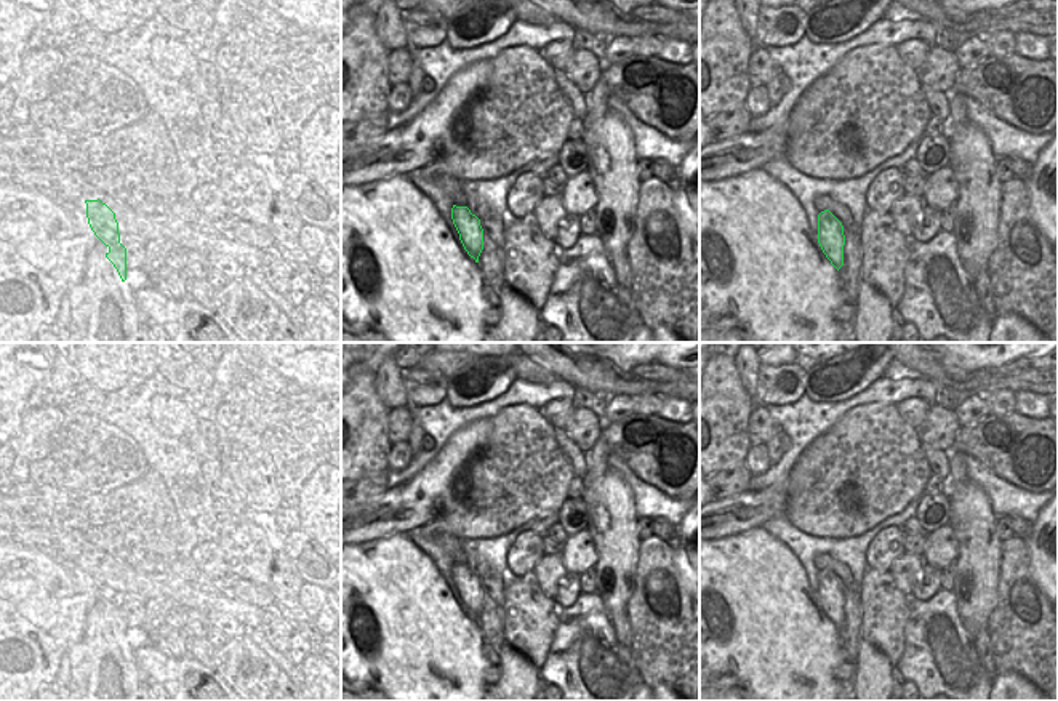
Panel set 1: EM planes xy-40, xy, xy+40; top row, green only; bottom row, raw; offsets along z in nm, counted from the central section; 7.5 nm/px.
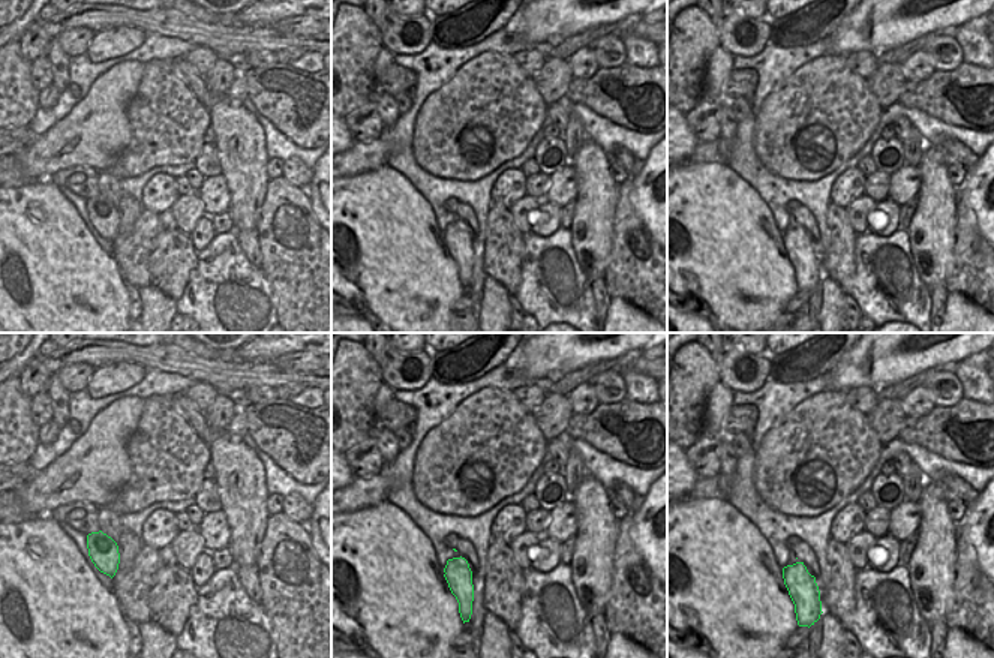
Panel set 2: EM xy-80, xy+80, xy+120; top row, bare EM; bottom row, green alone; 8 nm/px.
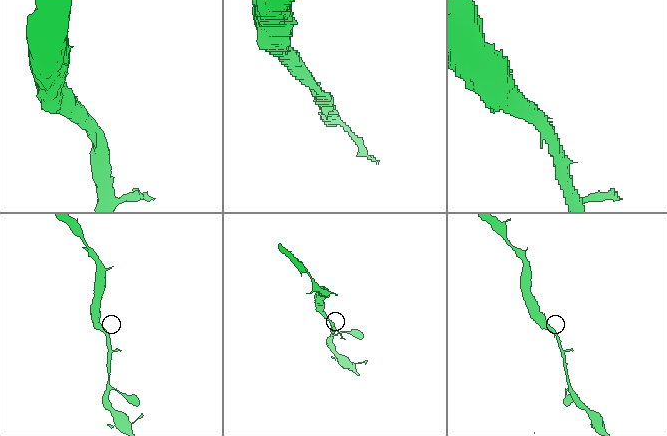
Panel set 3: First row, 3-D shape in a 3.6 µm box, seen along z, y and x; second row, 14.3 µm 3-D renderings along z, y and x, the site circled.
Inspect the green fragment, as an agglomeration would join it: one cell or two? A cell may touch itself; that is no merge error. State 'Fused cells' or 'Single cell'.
Single cell

